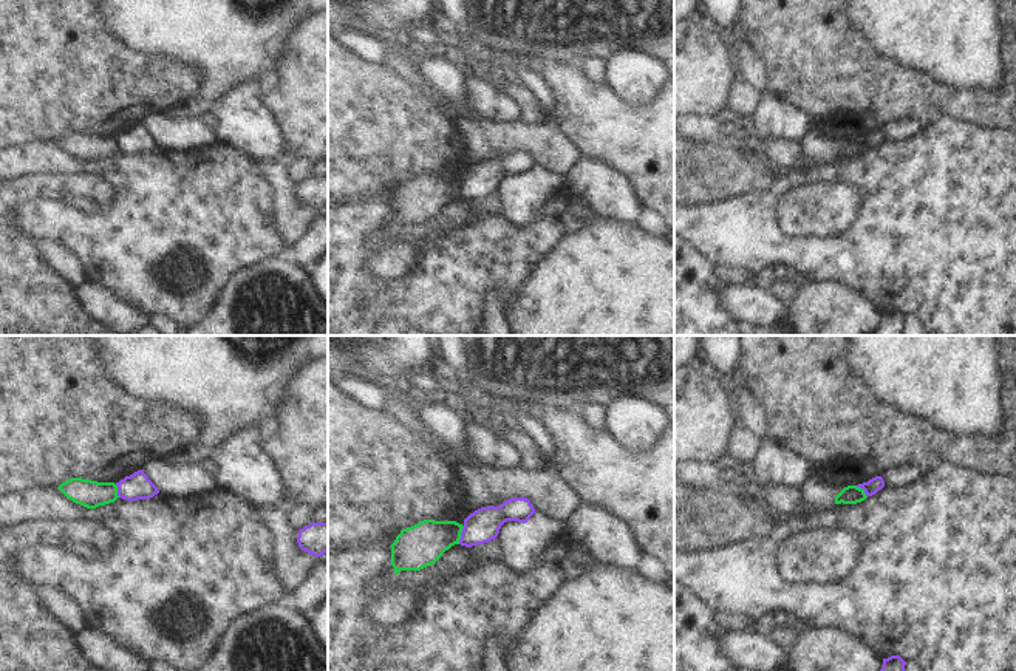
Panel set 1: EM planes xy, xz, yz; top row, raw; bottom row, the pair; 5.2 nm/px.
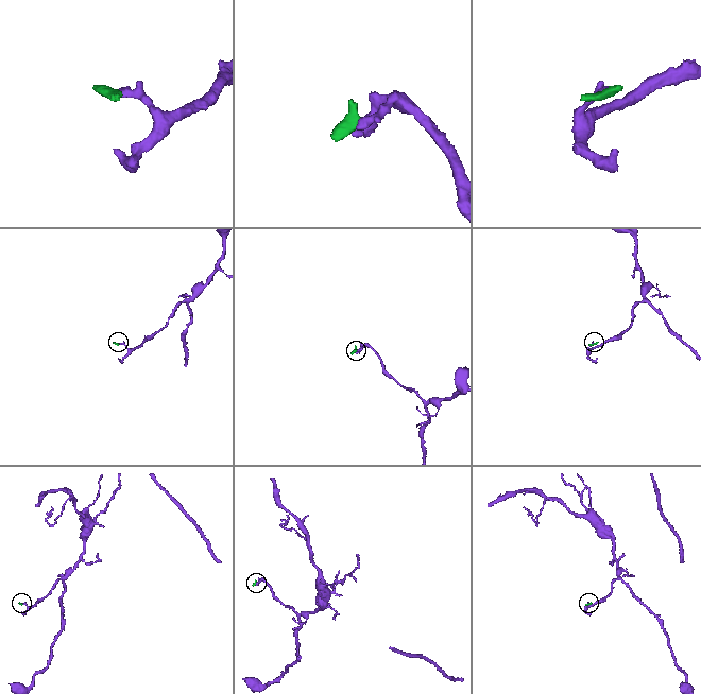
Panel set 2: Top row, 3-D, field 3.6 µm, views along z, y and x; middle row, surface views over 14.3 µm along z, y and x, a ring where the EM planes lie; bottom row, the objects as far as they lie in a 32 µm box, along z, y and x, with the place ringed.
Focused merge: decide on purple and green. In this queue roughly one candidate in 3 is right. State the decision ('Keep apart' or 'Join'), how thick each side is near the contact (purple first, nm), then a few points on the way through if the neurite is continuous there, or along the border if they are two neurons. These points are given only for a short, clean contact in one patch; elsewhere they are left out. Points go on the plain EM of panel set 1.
Keep apart. Thickness 170 nm (purple) against 220 nm. Boundary: xz (464, 180), (458, 197)

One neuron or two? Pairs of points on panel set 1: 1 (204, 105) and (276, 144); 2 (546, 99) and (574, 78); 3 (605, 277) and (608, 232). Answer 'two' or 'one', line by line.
1: one
2: two
3: one

